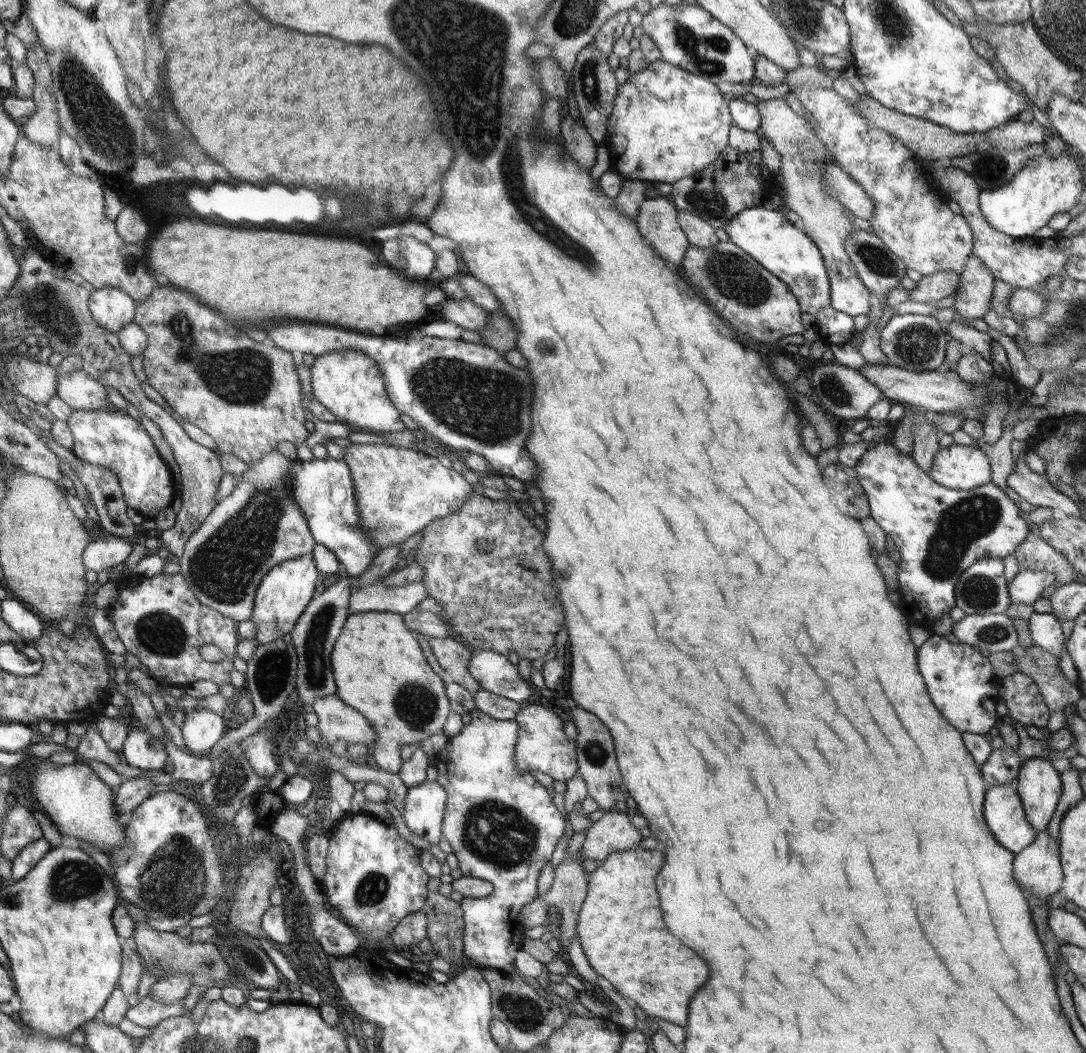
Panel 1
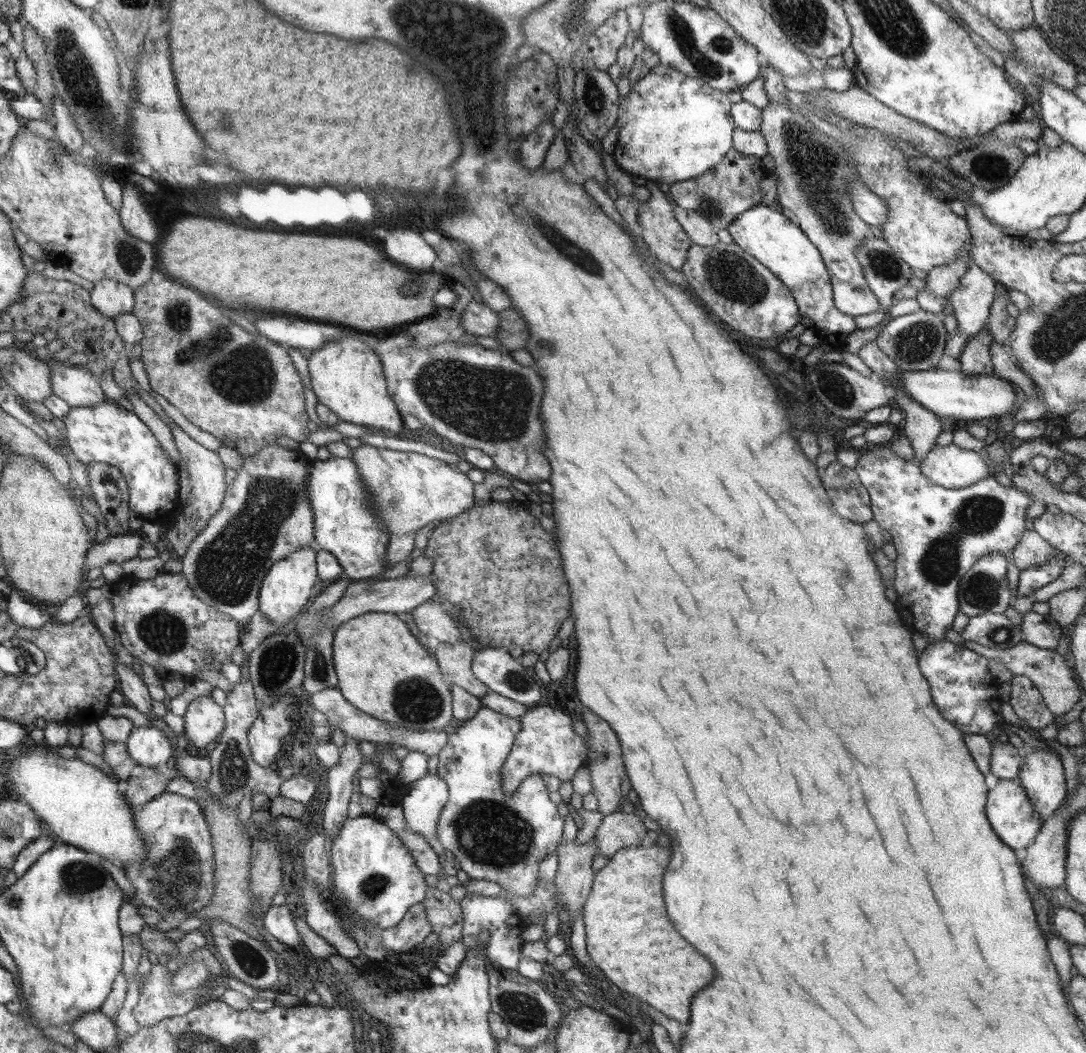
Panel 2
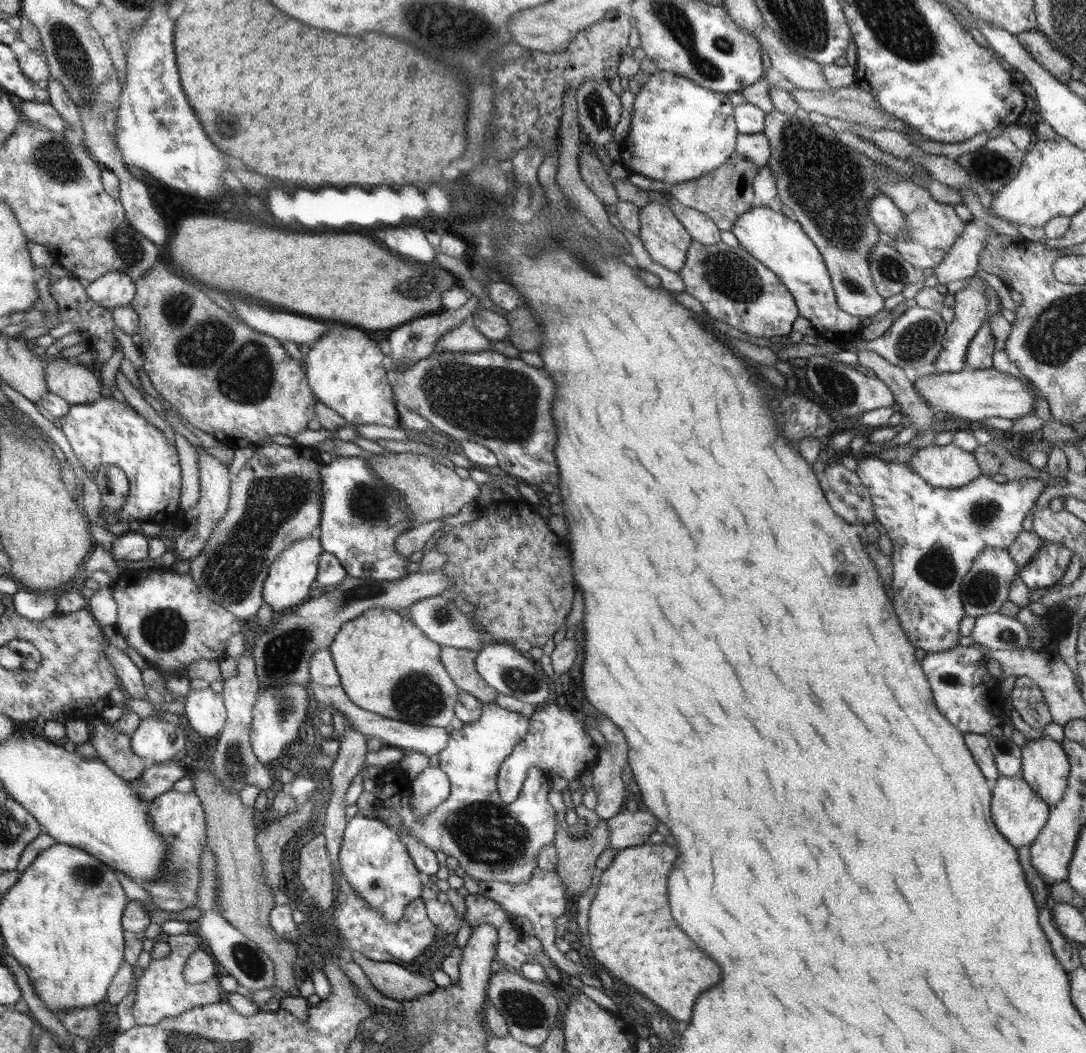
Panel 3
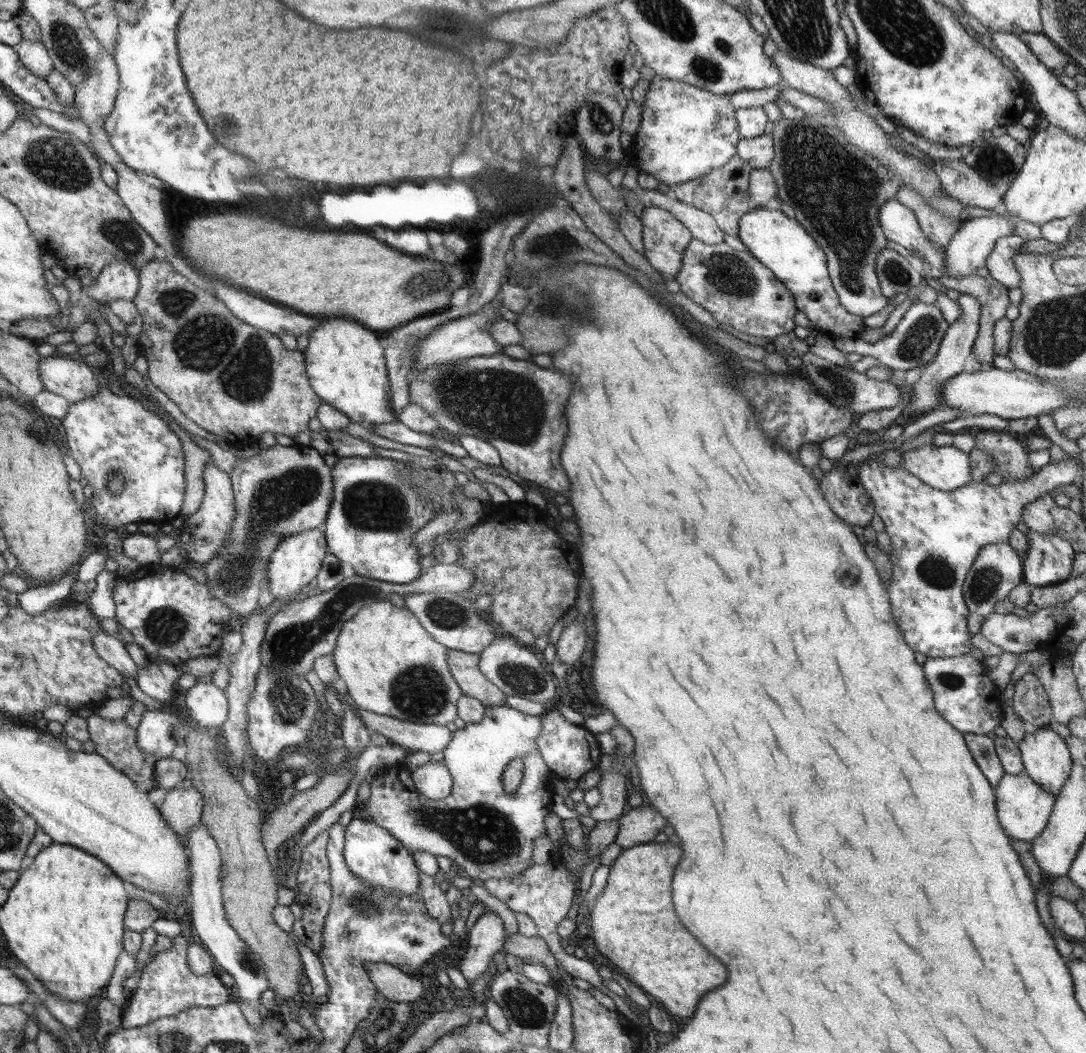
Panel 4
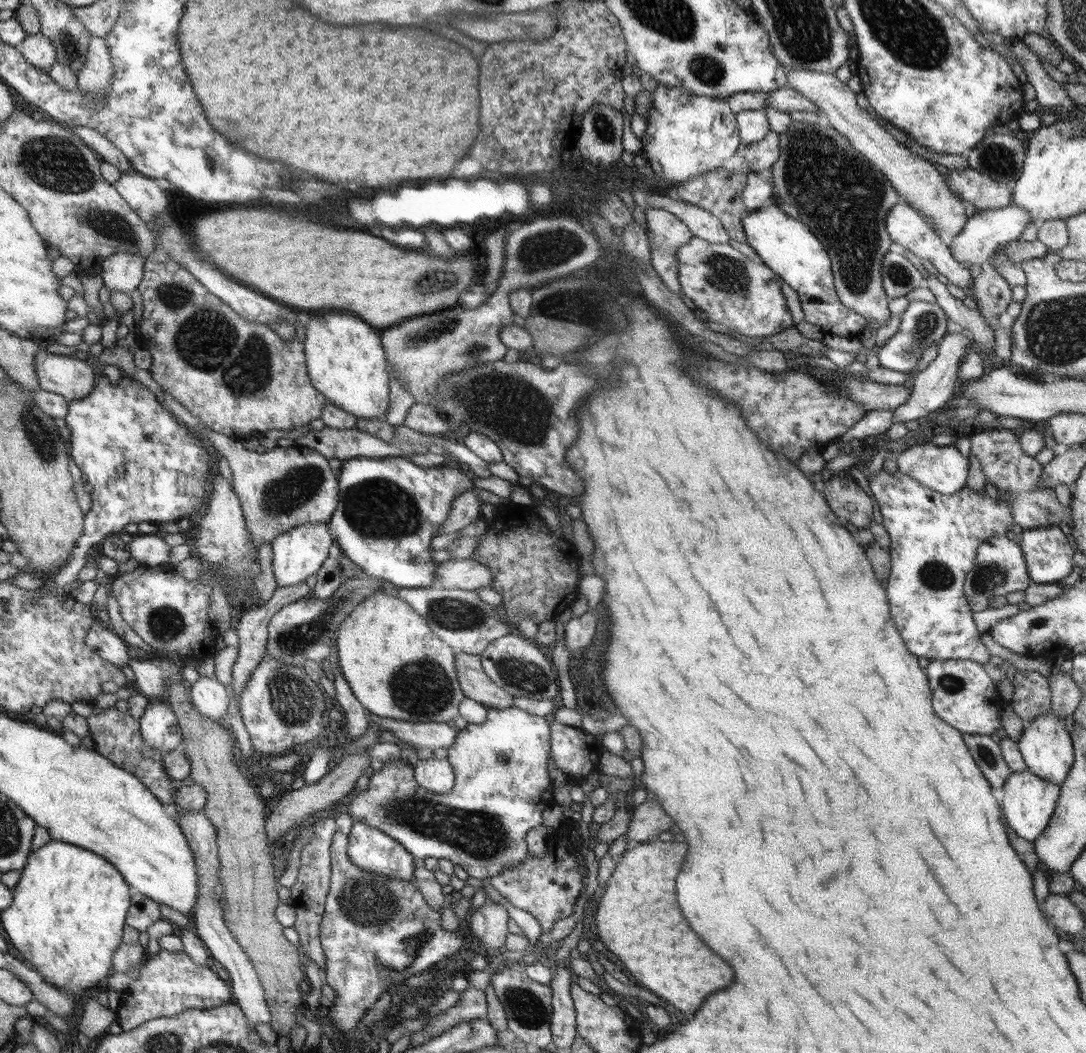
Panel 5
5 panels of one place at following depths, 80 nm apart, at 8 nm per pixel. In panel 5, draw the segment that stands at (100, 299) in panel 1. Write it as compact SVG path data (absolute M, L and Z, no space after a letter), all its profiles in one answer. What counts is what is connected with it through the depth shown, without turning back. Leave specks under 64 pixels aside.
M123 250L102 261L103 284L111 293L126 293L138 289L143 277L145 257L142 254Z

